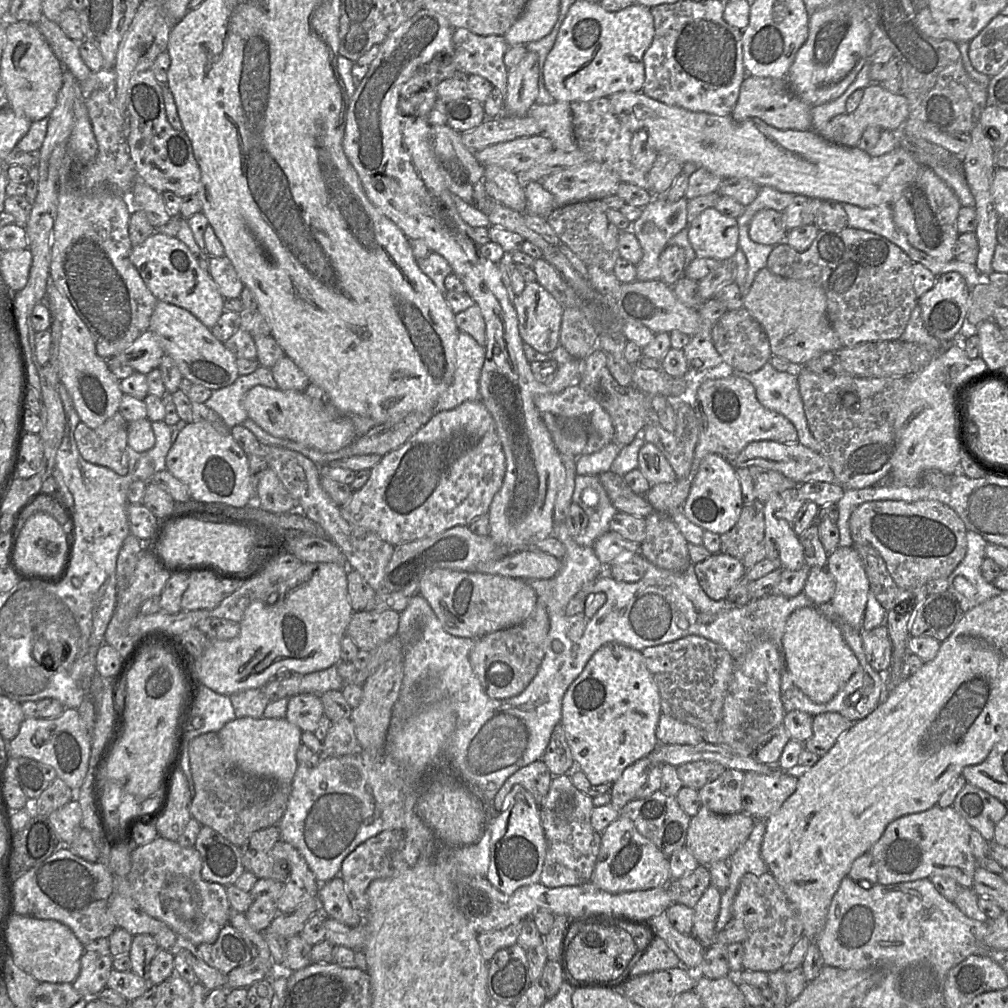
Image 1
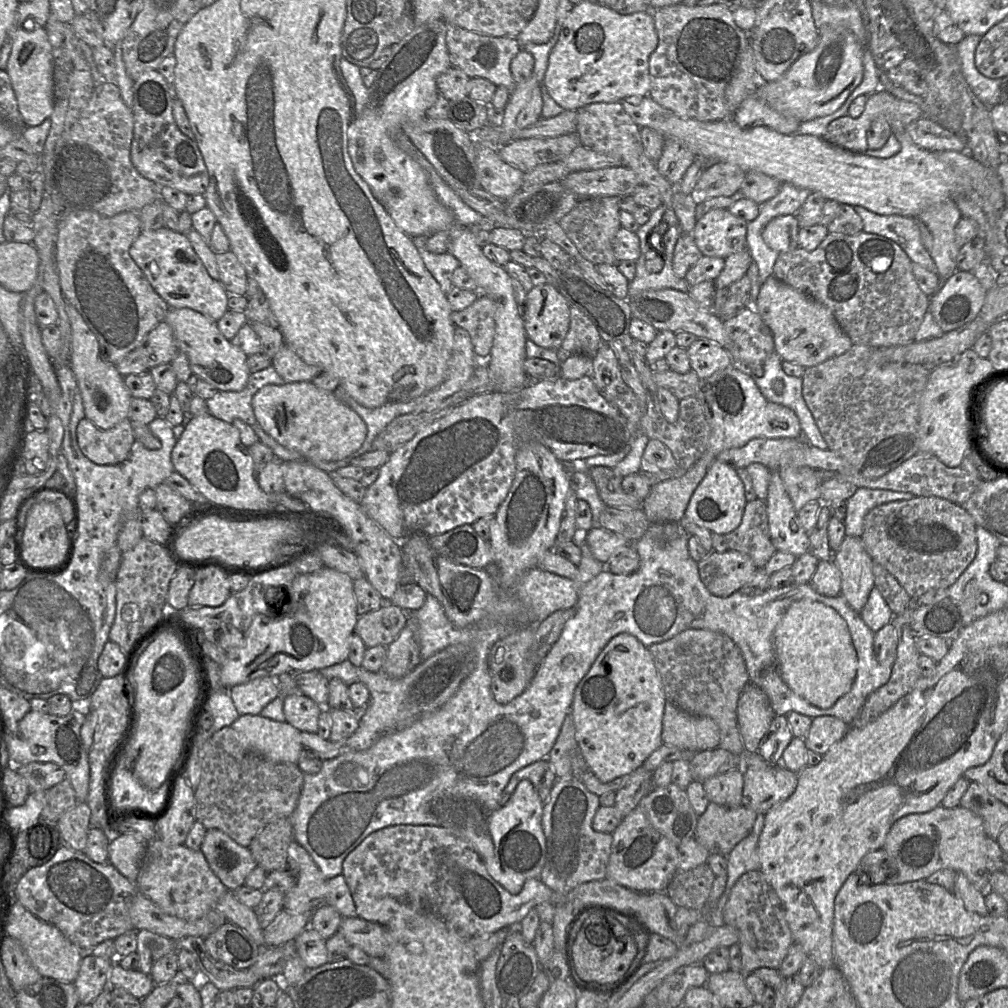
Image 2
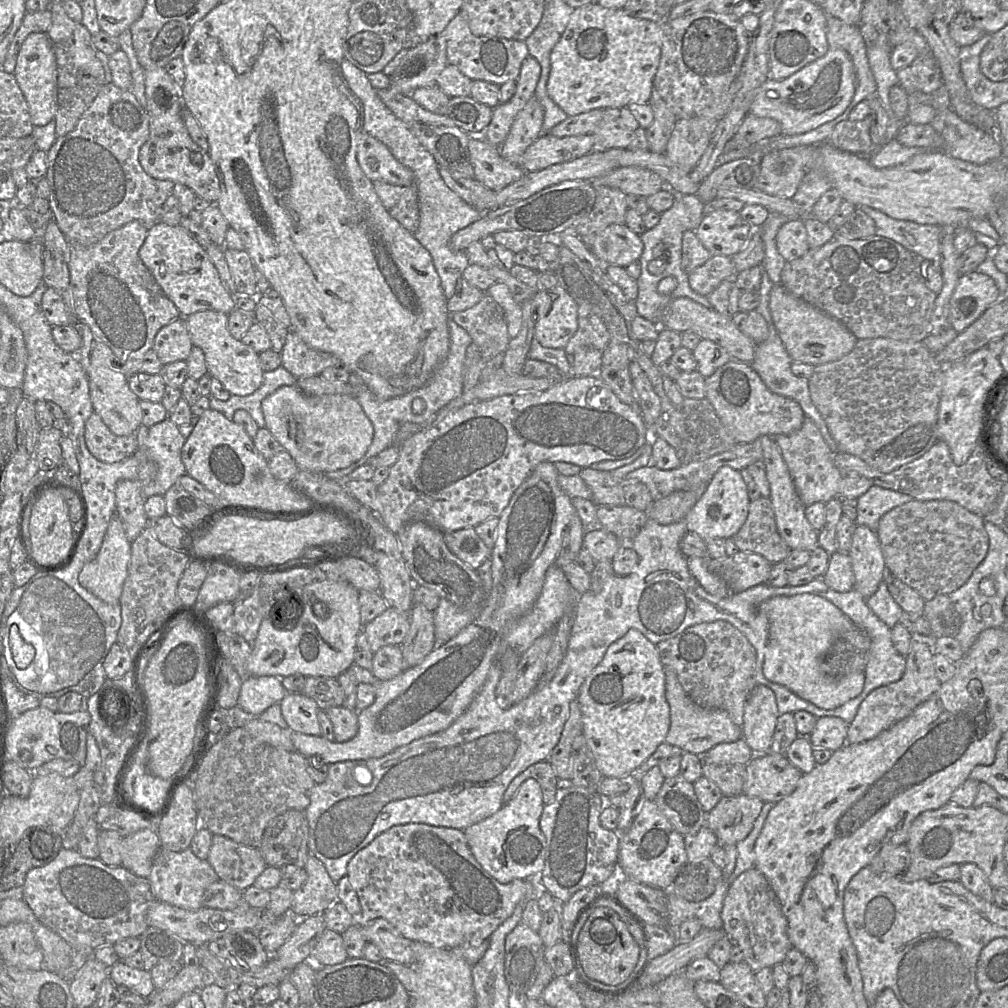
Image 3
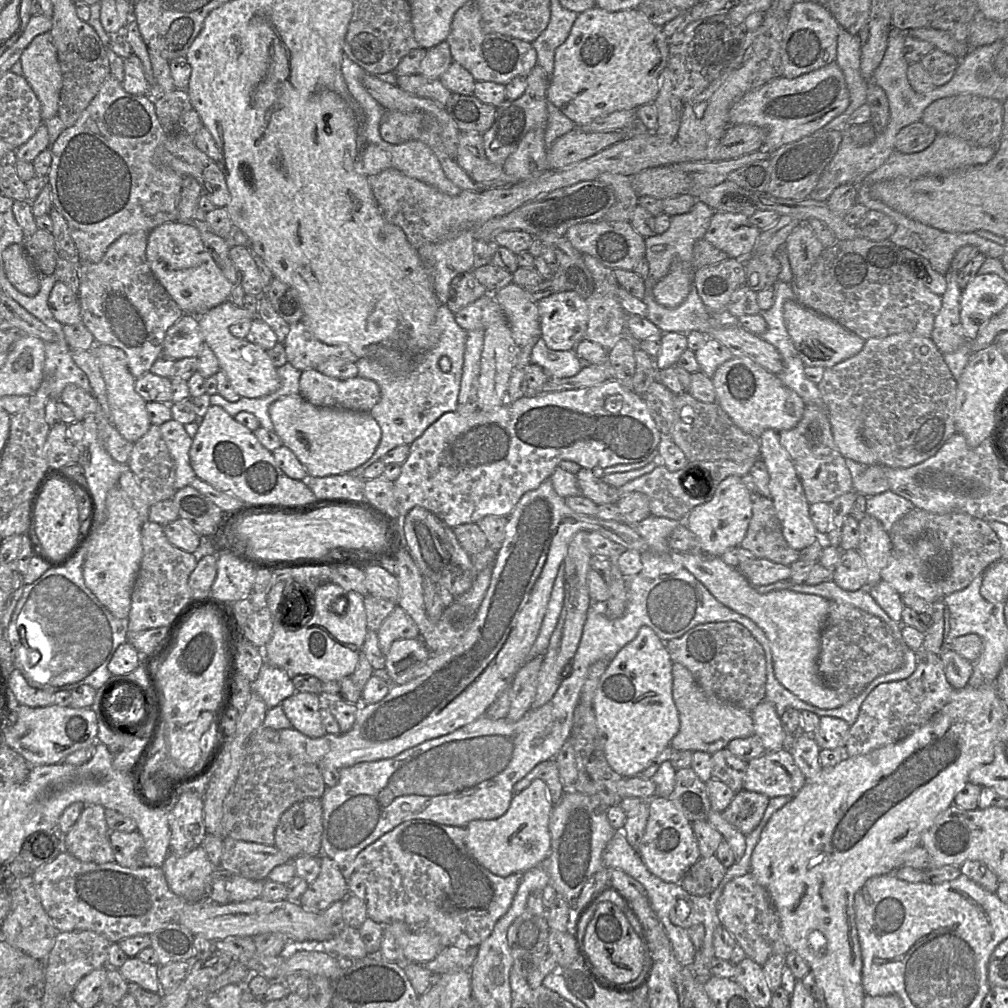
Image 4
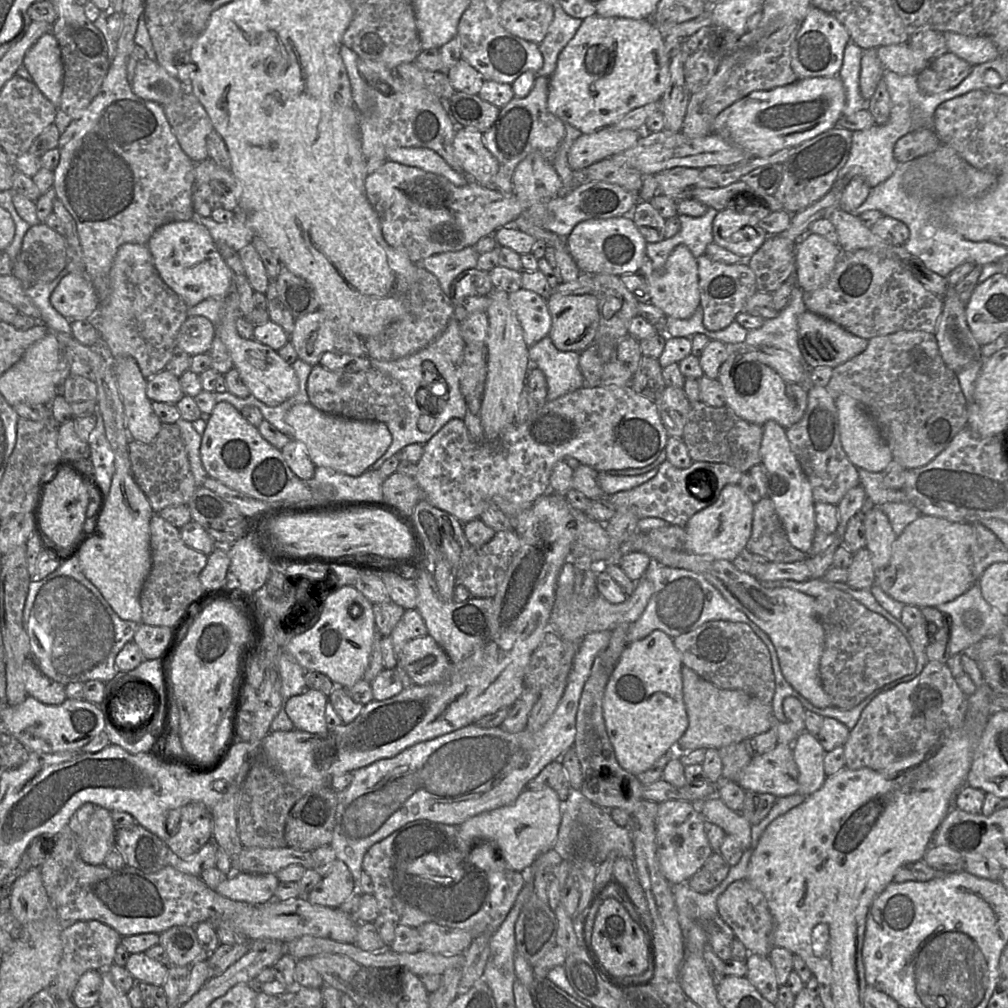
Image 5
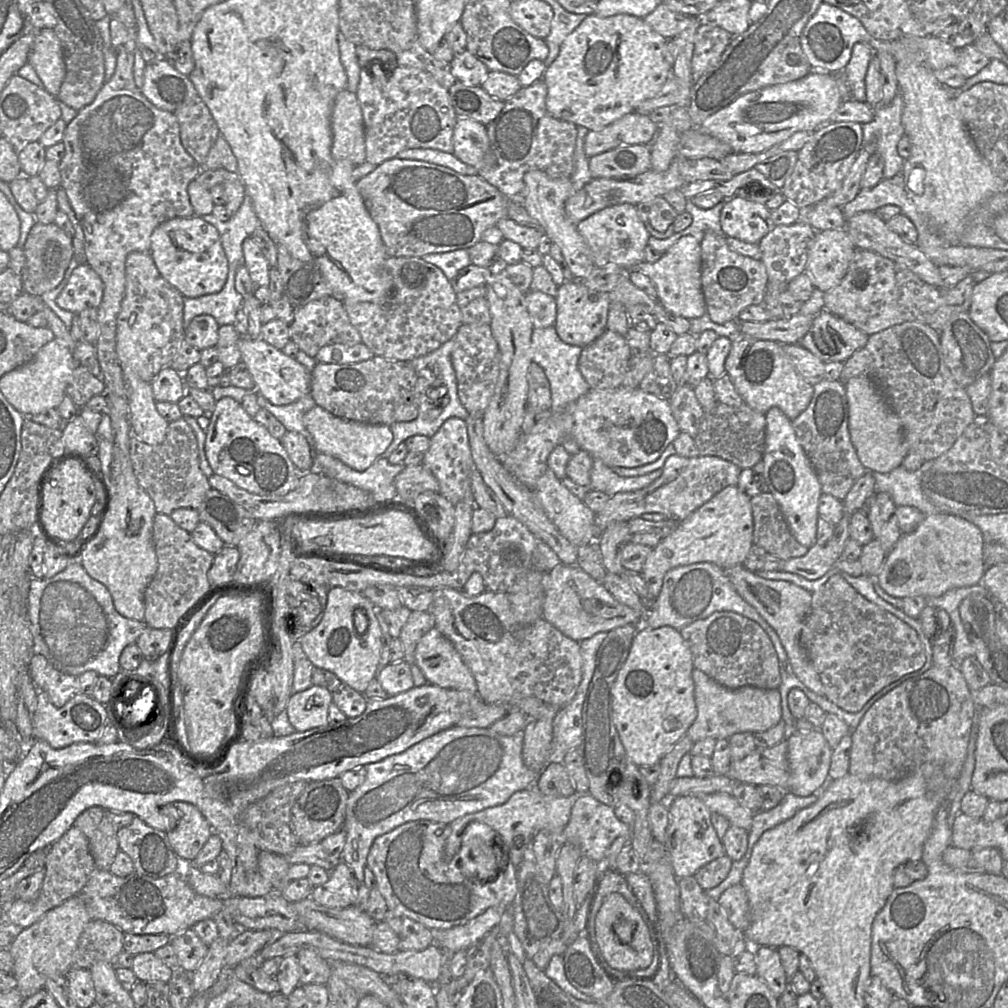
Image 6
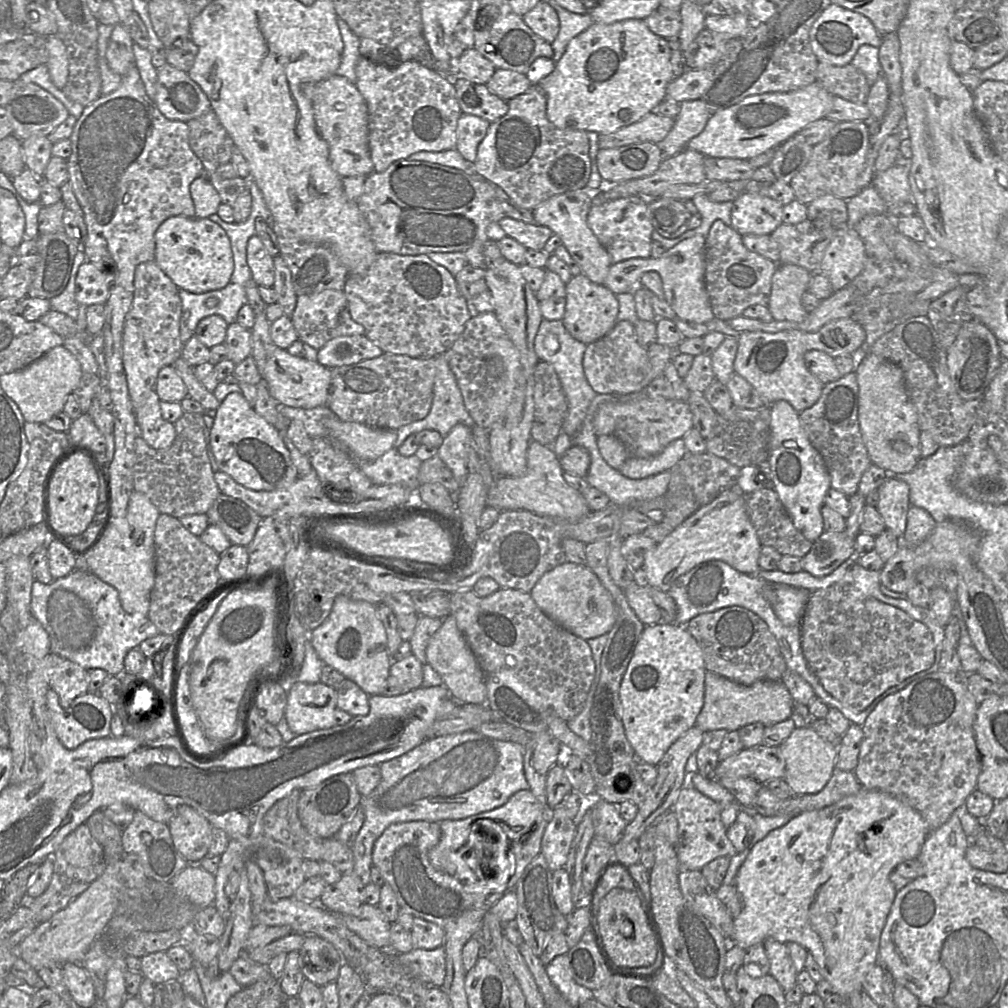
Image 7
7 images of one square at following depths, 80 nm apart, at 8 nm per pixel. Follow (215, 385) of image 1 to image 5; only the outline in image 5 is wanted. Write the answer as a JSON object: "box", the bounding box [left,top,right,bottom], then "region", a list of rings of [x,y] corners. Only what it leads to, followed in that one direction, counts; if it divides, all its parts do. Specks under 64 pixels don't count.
{"box":[215,289,300,406],"region":[[[232,289],[224,298],[221,319],[215,325],[215,336],[218,336],[226,346],[233,361],[233,367],[239,372],[250,394],[268,406],[278,406],[298,393],[300,388],[298,377],[292,366],[285,362],[277,351],[253,338],[245,339],[239,336],[236,331],[236,321],[239,318],[244,318],[256,326],[267,322],[269,315],[266,308],[255,308],[250,314],[244,315],[239,307],[239,295]]]}

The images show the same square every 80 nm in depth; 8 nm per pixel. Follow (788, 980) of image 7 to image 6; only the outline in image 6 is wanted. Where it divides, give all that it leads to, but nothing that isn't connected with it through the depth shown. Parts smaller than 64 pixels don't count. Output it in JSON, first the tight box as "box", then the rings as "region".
{"box":[754,946,789,999],"region":[[[768,946],[754,947],[754,956],[756,976],[763,980],[771,993],[779,999],[789,982],[777,949]]]}

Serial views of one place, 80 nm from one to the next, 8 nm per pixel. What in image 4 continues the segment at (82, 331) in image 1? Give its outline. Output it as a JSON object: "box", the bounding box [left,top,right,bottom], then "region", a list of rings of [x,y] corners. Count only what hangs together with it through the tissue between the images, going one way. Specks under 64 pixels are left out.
{"box":[89,340,152,443],"region":[[[96,340],[89,351],[94,355],[105,381],[109,404],[109,421],[126,440],[132,443],[137,442],[152,424],[146,409],[147,402],[135,390],[136,379],[128,369],[126,354],[119,348]]]}

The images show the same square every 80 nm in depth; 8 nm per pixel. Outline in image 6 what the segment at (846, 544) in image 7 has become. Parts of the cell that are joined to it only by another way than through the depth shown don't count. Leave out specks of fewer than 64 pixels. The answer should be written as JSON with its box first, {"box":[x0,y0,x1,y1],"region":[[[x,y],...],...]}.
{"box":[779,543,837,580],"region":[[[815,543],[804,556],[781,560],[779,569],[808,580],[816,580],[824,576],[837,562],[826,556],[824,545]]]}

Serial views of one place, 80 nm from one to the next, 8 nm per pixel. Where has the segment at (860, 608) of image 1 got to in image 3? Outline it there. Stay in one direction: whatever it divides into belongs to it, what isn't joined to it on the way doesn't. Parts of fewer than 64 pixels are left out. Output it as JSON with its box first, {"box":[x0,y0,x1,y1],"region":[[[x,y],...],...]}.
{"box":[848,526,886,599],"region":[[[857,526],[848,555],[855,577],[854,589],[867,599],[877,590],[886,574],[877,531]]]}

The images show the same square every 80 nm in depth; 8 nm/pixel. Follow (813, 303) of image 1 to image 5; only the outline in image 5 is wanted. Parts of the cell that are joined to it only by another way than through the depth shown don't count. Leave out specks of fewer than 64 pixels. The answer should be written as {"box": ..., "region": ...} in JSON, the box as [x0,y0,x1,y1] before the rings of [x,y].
{"box":[797,310,869,369],"region":[[[808,310],[797,318],[797,336],[798,347],[806,366],[810,369],[819,366],[838,367],[864,352],[869,342],[869,340],[852,334],[832,320]]]}

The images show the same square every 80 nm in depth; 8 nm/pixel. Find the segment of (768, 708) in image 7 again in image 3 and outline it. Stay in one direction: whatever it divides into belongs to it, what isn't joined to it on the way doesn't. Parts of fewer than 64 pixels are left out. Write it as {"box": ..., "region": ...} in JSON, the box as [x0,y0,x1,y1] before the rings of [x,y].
{"box":[665,667,742,756],"region":[[[665,667],[665,680],[666,699],[670,707],[670,728],[665,739],[667,744],[681,748],[684,753],[701,756],[719,744],[742,738],[741,726],[736,725],[727,712],[701,707],[690,699],[673,668]]]}

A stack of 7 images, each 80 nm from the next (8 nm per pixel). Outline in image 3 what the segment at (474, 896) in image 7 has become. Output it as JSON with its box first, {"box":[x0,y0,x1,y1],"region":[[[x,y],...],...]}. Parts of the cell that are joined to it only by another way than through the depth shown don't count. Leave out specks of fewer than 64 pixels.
{"box":[347,823,539,948],"region":[[[423,823],[400,824],[380,833],[351,858],[347,876],[361,905],[356,923],[385,919],[401,936],[436,948],[480,944],[513,914],[518,904],[526,904],[539,894],[536,879],[502,884],[493,878],[472,854],[464,830]]]}

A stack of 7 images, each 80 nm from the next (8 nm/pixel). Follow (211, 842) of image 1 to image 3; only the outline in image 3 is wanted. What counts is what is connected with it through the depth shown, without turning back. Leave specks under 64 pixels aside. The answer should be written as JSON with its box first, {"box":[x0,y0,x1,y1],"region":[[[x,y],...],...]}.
{"box":[207,834,267,891],"region":[[[213,834],[212,843],[207,857],[219,879],[225,881],[238,891],[253,886],[256,878],[267,868],[258,848],[252,848],[218,834]]]}

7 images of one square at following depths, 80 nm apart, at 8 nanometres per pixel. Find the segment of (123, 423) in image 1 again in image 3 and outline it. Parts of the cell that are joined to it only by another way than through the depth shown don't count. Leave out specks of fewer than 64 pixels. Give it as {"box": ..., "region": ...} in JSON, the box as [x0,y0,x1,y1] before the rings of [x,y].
{"box":[84,412,138,463],"region":[[[95,412],[85,422],[84,439],[89,452],[105,463],[123,461],[138,449],[136,433],[115,435]]]}

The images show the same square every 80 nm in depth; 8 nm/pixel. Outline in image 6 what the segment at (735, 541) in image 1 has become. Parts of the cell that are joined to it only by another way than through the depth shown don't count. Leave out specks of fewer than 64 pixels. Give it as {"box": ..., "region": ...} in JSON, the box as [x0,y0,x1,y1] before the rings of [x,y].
{"box":[750,492,809,560],"region":[[[769,492],[750,499],[753,516],[753,545],[781,560],[804,556],[809,548],[792,535],[778,502]]]}

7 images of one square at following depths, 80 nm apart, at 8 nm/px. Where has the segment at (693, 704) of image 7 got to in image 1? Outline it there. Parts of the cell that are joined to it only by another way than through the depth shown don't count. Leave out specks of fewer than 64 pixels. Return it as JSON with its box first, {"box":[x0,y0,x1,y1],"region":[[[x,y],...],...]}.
{"box":[561,642,660,785],"region":[[[611,642],[594,653],[584,670],[567,689],[562,701],[561,724],[574,762],[592,785],[600,785],[613,783],[629,765],[655,749],[659,744],[656,730],[660,715],[659,689],[642,652]]]}

